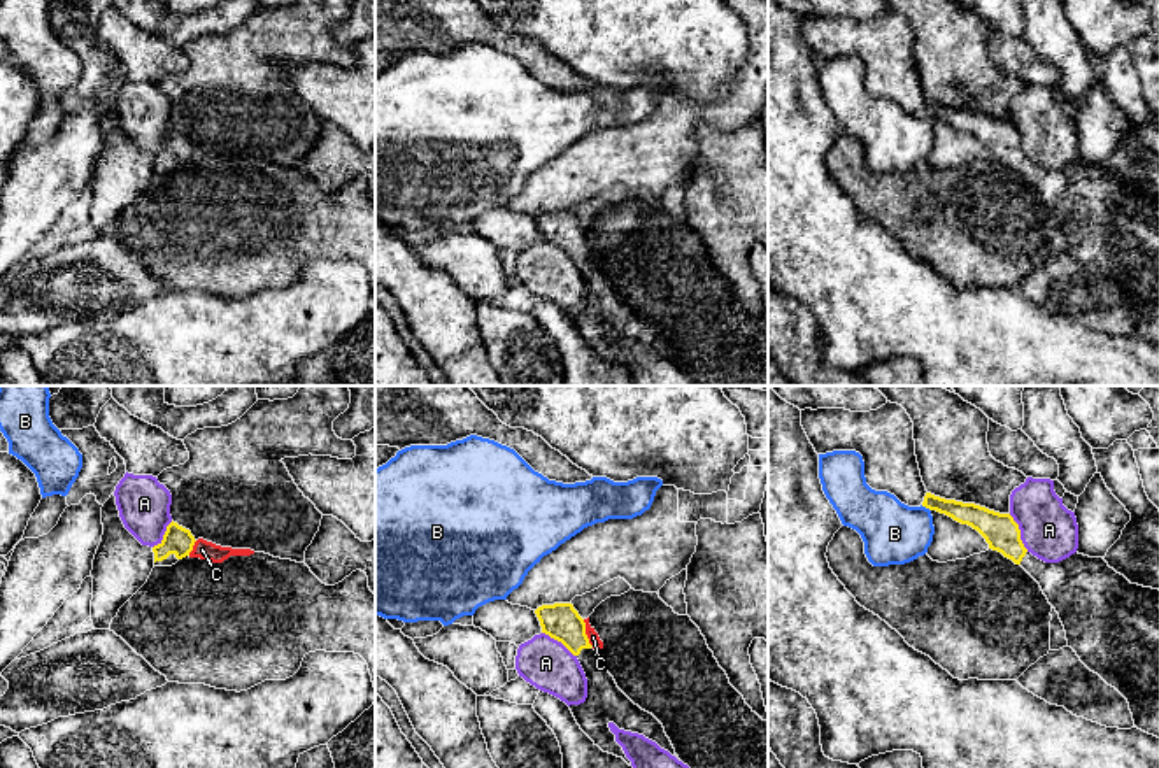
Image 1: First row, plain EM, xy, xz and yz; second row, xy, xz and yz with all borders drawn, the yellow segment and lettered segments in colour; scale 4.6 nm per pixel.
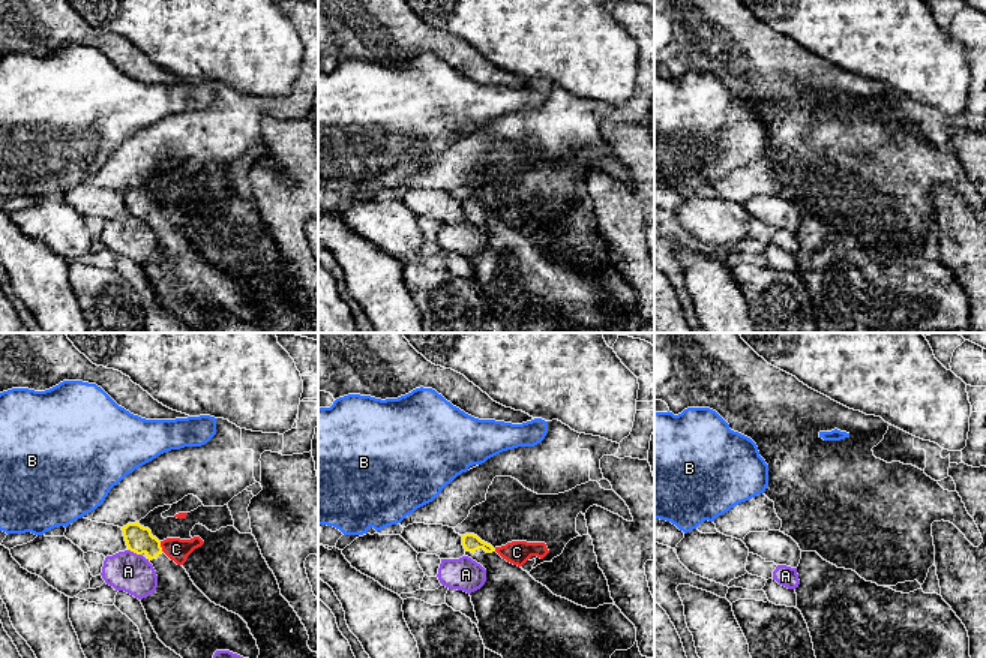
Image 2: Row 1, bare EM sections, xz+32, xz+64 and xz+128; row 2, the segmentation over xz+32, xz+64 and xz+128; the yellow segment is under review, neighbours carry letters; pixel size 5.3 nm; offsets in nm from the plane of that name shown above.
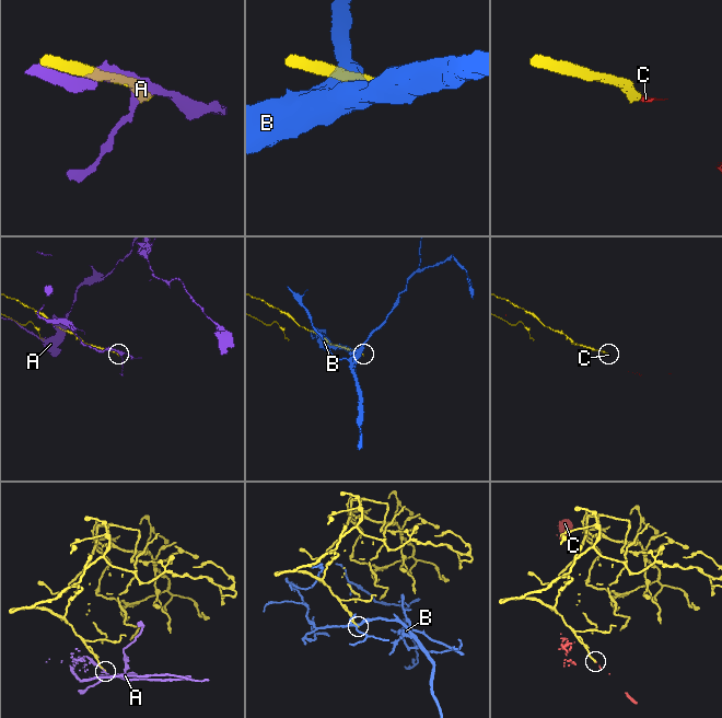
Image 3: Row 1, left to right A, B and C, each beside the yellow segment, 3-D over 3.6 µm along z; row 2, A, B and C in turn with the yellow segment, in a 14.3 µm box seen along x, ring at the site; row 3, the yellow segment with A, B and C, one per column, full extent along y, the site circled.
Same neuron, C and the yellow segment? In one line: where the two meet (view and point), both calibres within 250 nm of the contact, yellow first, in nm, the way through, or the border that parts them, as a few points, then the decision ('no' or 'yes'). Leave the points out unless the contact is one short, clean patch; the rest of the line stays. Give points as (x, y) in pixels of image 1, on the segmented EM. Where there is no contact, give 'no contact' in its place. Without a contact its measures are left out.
contact xz (584, 633); calibres 170 and 50 nm; border xz (583, 619), (586, 637), (593, 646); no

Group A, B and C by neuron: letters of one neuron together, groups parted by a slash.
A / B / C

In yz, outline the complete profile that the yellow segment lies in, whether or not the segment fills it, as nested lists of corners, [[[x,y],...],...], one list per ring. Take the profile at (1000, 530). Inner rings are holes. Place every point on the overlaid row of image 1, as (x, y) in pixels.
[[[926,493],[922,507],[971,526],[985,538],[989,549],[1020,565],[1040,584],[1049,603],[1059,614],[1068,647],[1091,672],[1127,700],[1134,726],[1159,738],[1159,589],[1131,584],[1103,558],[1075,552],[1059,563],[1038,559],[1024,547],[1019,524],[1010,514],[945,500],[931,493]]]

